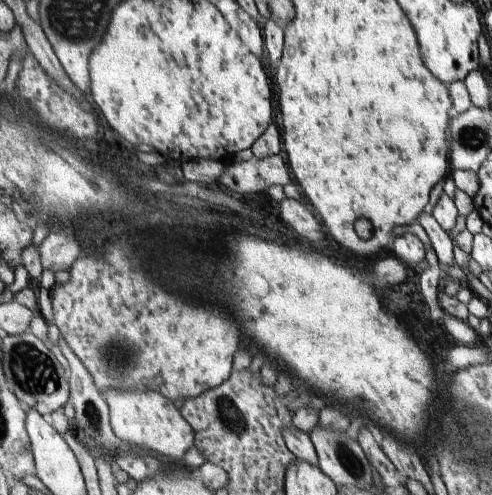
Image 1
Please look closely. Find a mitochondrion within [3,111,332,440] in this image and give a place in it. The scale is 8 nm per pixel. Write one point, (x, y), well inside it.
(33, 373)

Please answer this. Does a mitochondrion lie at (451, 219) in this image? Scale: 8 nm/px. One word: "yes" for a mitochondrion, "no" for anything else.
no

